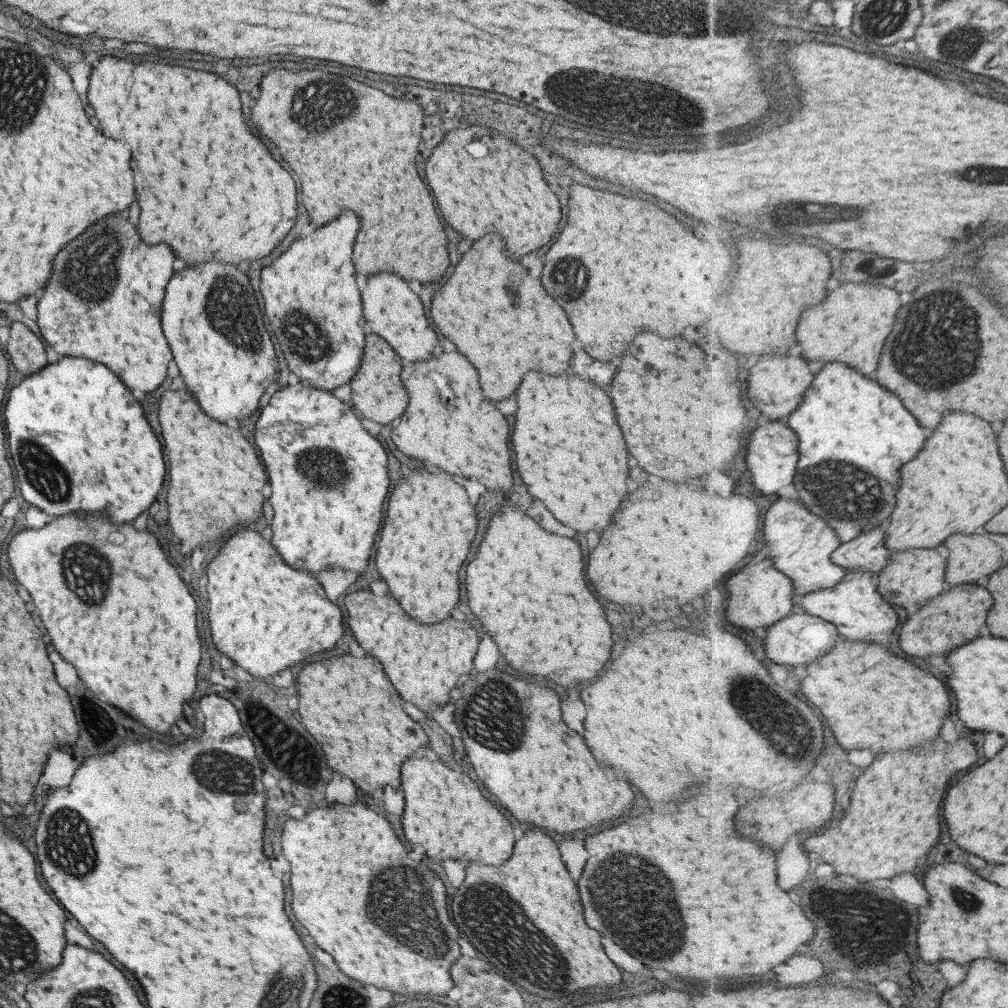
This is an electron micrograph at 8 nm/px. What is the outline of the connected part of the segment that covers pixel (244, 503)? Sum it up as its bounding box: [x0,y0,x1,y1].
[160,390,268,556]

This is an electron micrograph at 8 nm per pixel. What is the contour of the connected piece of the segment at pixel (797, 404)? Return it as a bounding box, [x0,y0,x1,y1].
[750,354,816,420]

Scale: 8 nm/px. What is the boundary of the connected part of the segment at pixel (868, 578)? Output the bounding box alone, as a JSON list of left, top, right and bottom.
[802,568,900,642]

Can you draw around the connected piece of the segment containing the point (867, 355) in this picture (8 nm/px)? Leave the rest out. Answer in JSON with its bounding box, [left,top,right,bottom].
[798,284,904,375]

